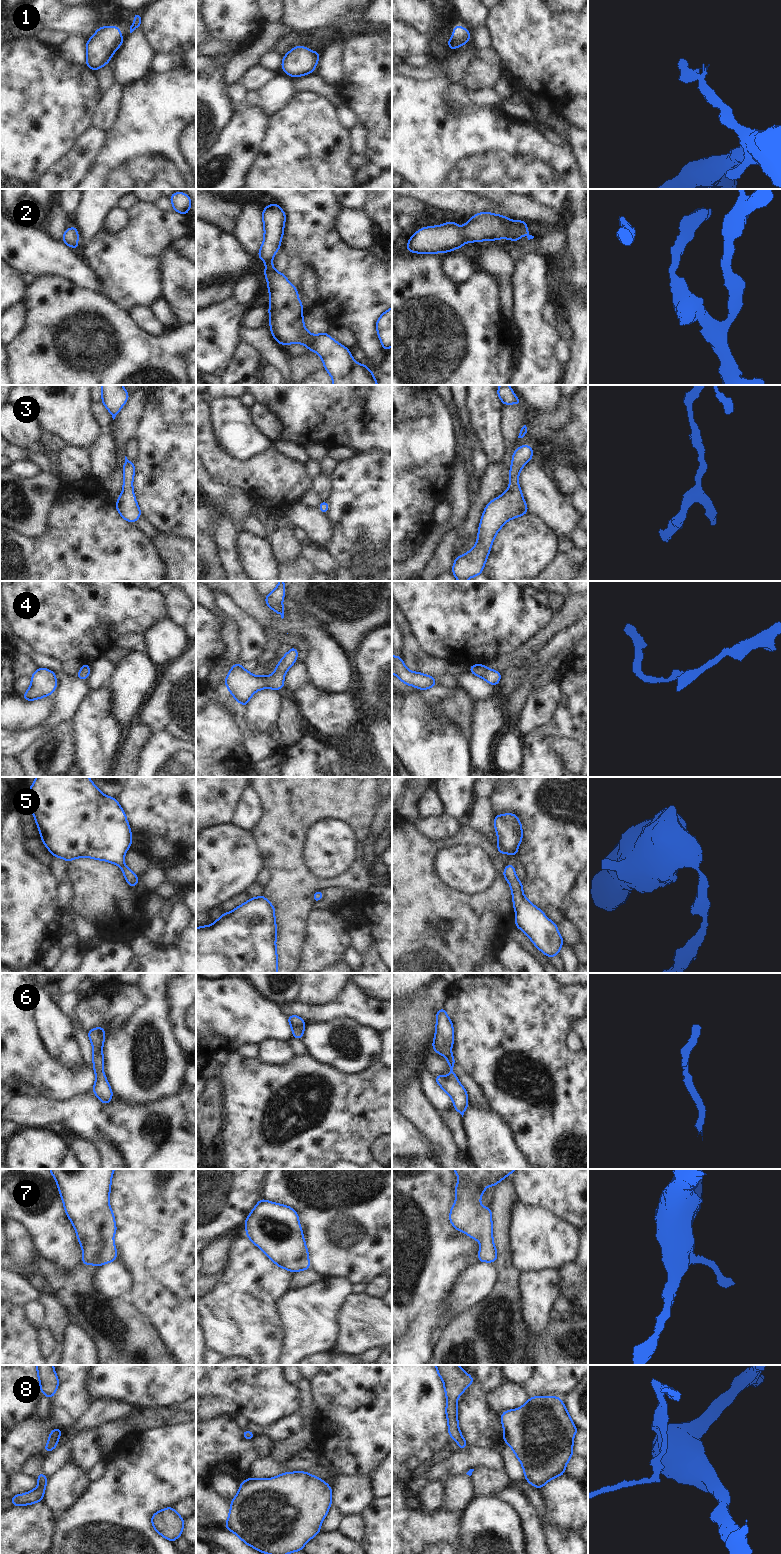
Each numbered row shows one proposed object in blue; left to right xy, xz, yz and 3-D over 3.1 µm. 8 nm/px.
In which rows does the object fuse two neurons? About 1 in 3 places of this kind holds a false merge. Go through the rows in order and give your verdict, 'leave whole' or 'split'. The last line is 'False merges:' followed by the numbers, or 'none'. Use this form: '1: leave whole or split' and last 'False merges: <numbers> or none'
1: leave whole
2: leave whole
3: leave whole
4: leave whole
5: leave whole
6: leave whole
7: leave whole
8: leave whole
False merges: none

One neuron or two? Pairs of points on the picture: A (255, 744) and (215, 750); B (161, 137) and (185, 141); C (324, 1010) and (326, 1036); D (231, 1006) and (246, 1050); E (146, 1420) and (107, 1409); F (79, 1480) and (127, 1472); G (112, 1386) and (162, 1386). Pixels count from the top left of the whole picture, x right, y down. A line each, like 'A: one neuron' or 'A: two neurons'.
A: two neurons
B: two neurons
C: two neurons
D: two neurons
E: two neurons
F: two neurons
G: one neuron

